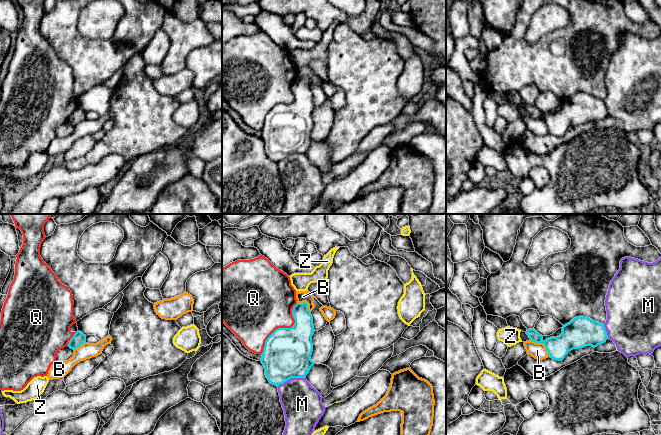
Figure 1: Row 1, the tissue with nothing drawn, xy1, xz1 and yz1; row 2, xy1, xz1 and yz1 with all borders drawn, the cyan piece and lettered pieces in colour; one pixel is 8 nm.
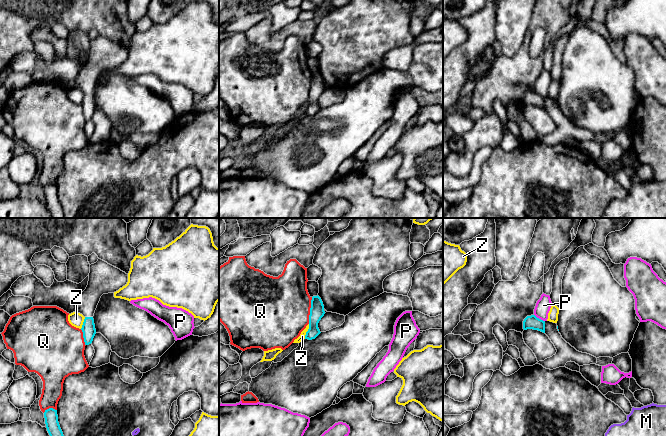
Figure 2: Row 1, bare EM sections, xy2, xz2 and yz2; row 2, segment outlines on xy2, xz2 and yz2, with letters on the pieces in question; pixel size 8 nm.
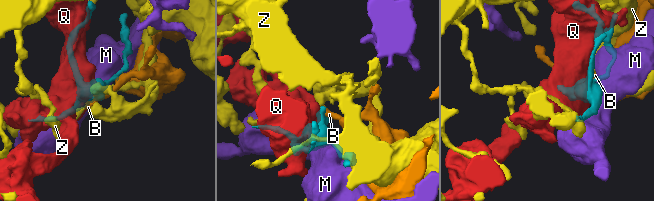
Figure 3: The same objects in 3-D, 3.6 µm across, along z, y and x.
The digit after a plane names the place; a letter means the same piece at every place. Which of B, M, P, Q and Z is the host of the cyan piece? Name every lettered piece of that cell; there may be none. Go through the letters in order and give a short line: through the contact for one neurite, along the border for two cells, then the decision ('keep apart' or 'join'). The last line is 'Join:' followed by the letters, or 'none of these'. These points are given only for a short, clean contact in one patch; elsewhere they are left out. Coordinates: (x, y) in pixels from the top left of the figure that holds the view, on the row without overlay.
B: line yz1 (530, 116), (542, 119), (549, 132); keep apart
M: keep apart
P: keep apart
Q: keep apart
Z: keep apart
Join: none of these

